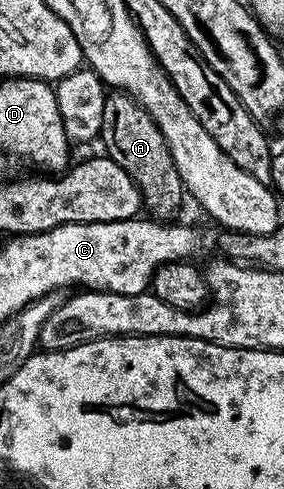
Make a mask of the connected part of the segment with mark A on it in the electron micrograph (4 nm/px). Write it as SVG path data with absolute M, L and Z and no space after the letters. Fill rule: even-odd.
M128 95L106 96L105 110L103 111L103 127L101 128L99 141L100 144L105 144L104 152L109 158L115 163L119 163L119 167L123 167L123 171L127 171L127 175L131 175L131 179L135 179L135 183L141 189L141 199L144 208L146 210L150 209L153 212L150 214L162 223L176 218L173 216L180 211L181 200L186 200L187 197L185 184L182 183L179 171L175 167L175 159L167 147L167 139L163 137L163 131L159 131L159 127L153 121L151 115L138 101L133 100Z

